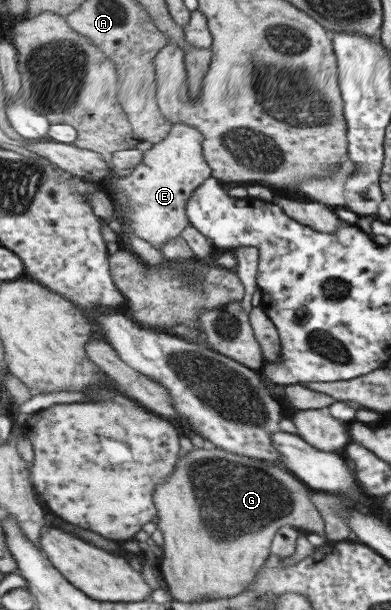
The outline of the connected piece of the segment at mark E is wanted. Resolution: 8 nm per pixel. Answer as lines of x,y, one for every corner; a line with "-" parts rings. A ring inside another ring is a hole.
174,123
169,135
162,137
161,141
155,142
149,150
143,151
142,159
135,165
133,171
128,176
118,178
116,181
115,189
119,190
127,201
127,209
125,209
125,203
120,209
127,210
131,232
153,248
160,246
161,249
169,240
180,237
181,230
189,224
186,213
189,196
194,195
197,188
201,187
201,184
212,175
212,170
204,160
204,153
200,147
202,139
203,136
197,129
187,124

